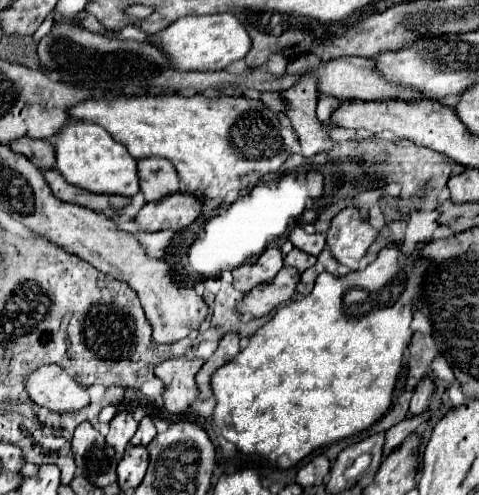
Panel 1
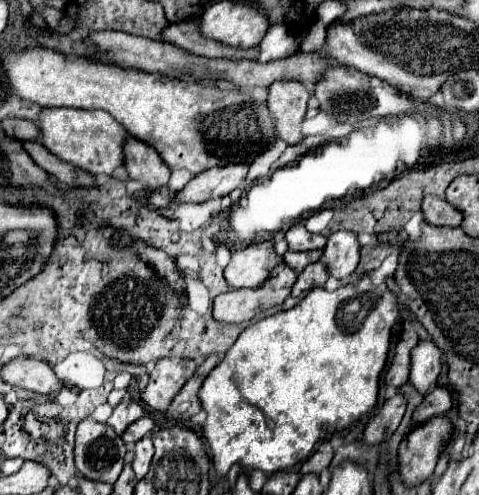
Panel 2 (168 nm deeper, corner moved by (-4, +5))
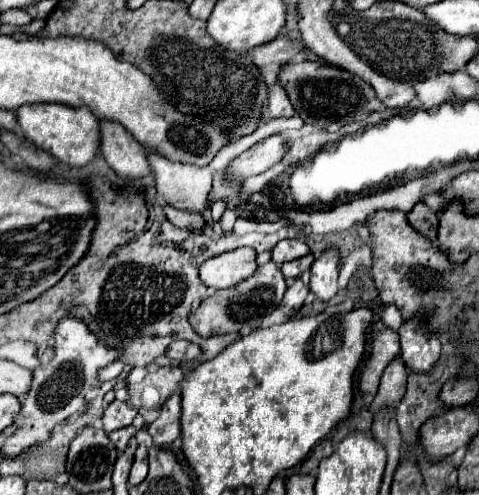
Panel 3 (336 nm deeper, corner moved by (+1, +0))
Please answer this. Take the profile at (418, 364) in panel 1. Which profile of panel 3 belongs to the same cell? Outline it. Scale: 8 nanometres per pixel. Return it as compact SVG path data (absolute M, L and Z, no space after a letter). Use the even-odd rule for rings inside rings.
M375 321L371 325L371 349L369 349L367 365L359 381L361 391L375 395L385 367L399 355L401 355L401 345L399 345L397 331L385 327L381 321Z

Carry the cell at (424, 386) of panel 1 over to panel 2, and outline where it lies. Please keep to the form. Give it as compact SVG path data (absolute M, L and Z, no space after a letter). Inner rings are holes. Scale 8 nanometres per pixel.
M432 338L420 340L418 346L414 346L410 352L410 382L416 386L416 390L426 394L434 386L440 374L440 366L442 350L432 342Z

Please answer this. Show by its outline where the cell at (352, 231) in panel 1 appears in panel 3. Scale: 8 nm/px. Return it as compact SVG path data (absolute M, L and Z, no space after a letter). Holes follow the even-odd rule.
M329 247L311 265L311 283L309 283L309 287L319 299L329 301L339 291L337 277L339 277L339 249Z

